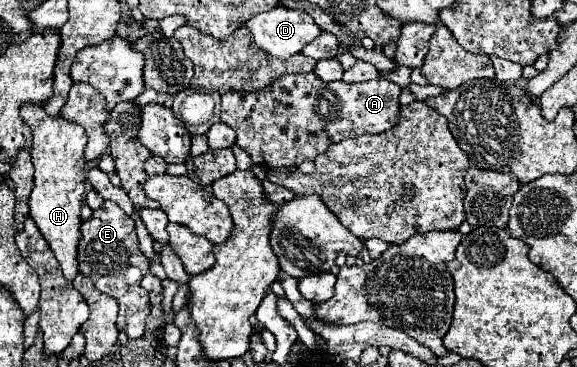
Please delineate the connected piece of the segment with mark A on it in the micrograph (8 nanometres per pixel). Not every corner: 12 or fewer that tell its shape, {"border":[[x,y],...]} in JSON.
{"border":[[279,77],[225,93],[221,121],[269,169],[393,129],[401,87],[383,77]]}

